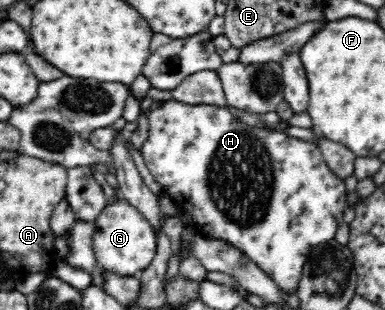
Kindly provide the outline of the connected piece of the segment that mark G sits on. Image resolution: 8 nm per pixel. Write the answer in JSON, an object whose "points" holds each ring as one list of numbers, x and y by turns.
{"points":[[125,198,109,200,94,224,93,249,98,264,103,269,121,276,136,276,153,261,157,251,157,232]]}

